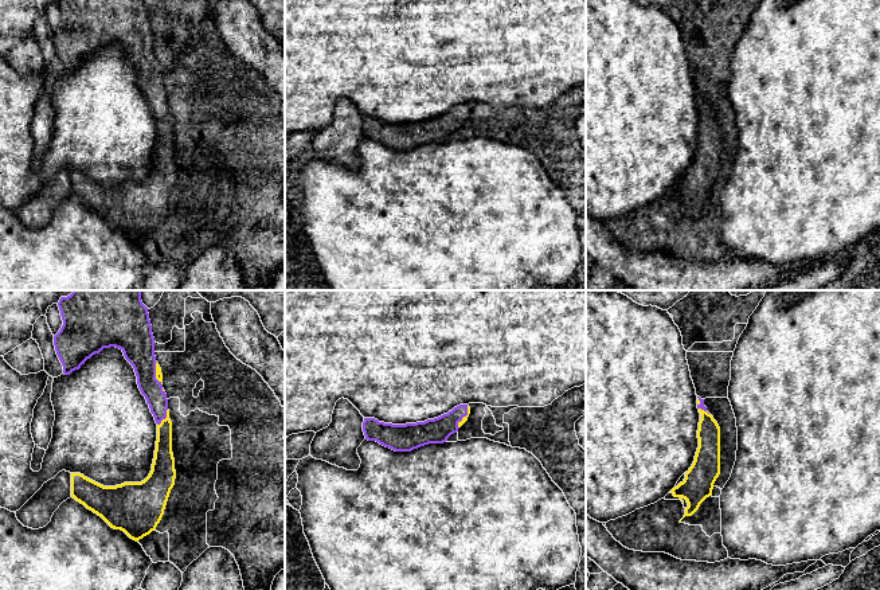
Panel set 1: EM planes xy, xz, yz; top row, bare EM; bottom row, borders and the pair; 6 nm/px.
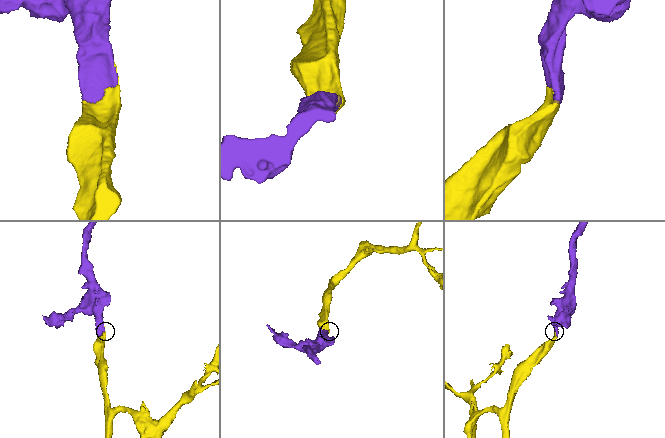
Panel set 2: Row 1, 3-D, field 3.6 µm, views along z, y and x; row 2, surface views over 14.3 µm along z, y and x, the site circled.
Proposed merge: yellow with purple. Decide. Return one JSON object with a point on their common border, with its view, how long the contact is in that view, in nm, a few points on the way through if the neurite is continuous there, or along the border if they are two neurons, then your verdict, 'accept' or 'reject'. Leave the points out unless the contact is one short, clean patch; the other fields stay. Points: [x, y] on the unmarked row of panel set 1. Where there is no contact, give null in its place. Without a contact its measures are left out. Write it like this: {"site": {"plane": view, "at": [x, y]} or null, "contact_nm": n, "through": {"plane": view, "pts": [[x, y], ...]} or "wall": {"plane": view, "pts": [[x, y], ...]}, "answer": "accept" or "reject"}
{"site": {"plane": "xy", "at": [167, 116]}, "contact_nm": 120, "answer": "accept"}

